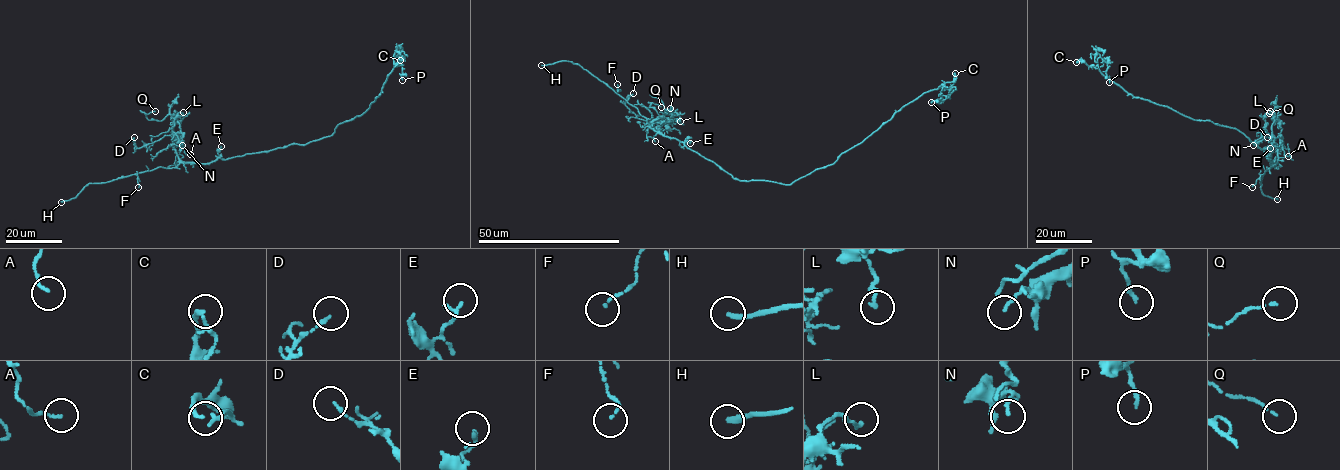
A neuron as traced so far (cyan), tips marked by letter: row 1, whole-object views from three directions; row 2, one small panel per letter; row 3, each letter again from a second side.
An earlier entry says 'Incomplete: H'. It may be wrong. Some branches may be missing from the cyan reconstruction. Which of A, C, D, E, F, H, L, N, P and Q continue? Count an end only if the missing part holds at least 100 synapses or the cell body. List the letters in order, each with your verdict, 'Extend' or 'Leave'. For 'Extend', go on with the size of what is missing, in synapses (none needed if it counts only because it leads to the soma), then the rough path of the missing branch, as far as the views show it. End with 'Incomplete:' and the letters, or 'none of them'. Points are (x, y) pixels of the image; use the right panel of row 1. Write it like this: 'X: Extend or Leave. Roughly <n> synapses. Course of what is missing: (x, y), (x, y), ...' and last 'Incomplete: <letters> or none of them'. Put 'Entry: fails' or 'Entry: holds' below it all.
A: Leave
C: Leave
D: Leave
E: Leave
F: Leave
H: Extend. Course of what is missing: (1277, 199), (1299, 201), (1324, 213), (1326, 210)
L: Leave
N: Leave
P: Leave
Q: Leave
Incomplete: H
Entry: holds

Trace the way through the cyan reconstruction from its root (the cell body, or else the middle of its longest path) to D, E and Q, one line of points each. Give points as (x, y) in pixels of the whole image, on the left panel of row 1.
D: (300, 144), (194, 163), (179, 158), (170, 136), (140, 148), (134, 137)
E: (300, 144), (291, 144), (225, 159), (218, 154), (221, 146)
Q: (300, 144), (185, 163), (173, 144), (180, 124), (169, 114), (148, 120), (145, 114), (155, 111)

